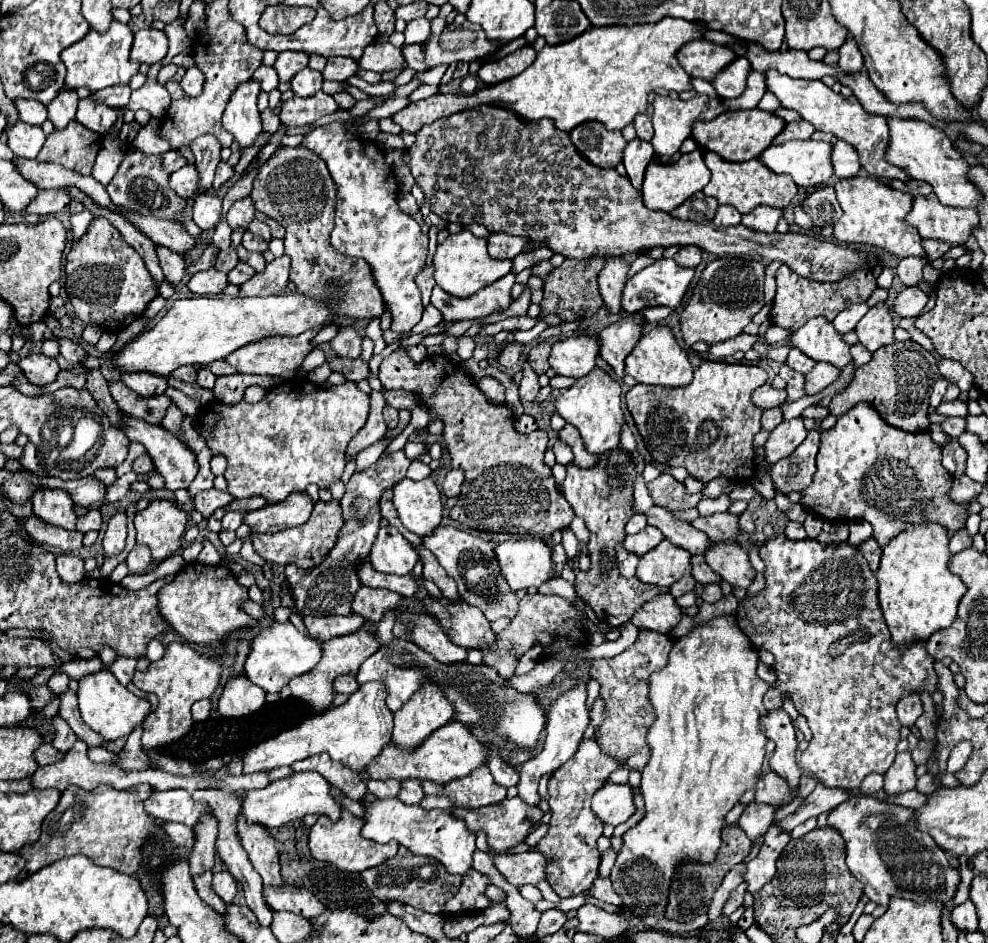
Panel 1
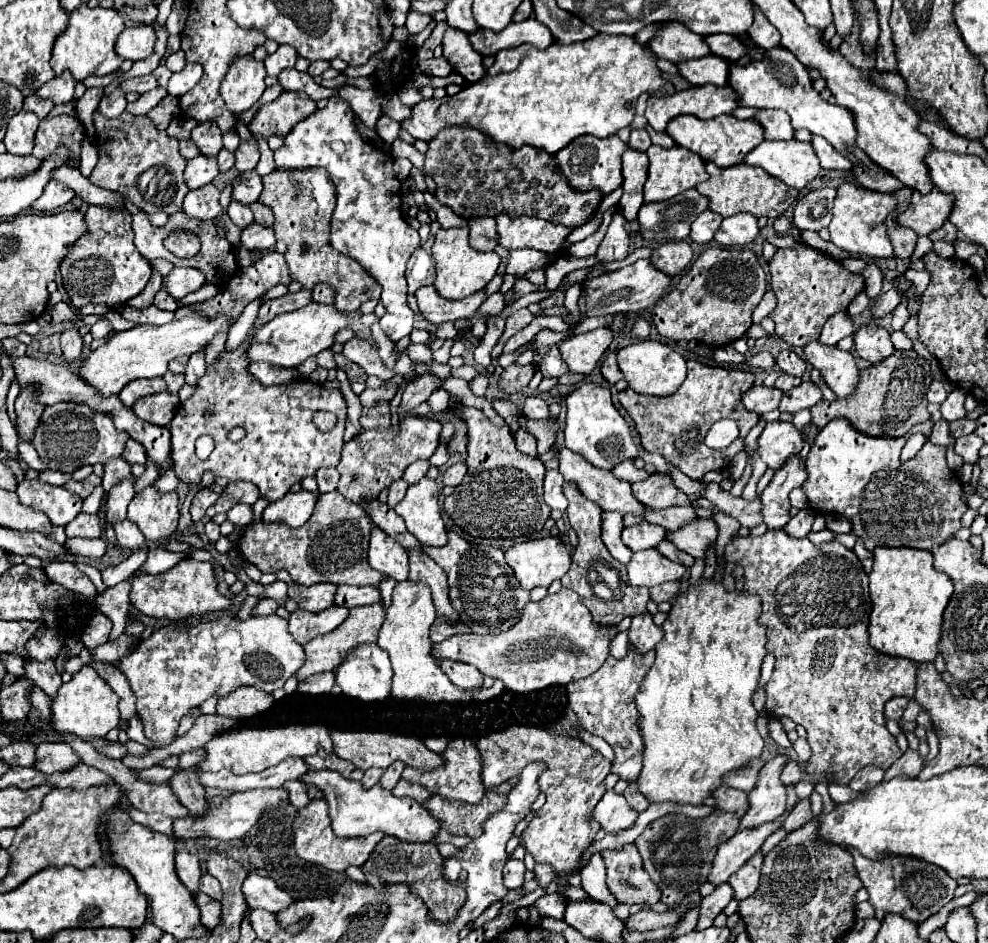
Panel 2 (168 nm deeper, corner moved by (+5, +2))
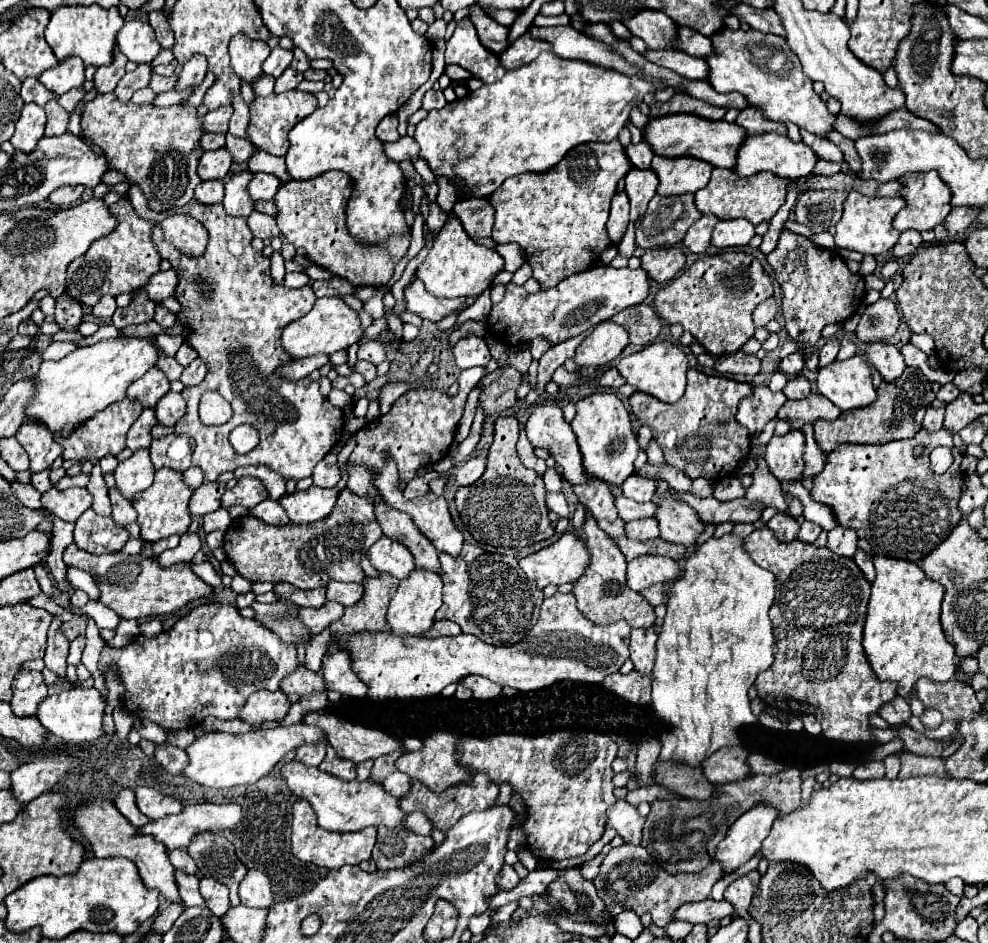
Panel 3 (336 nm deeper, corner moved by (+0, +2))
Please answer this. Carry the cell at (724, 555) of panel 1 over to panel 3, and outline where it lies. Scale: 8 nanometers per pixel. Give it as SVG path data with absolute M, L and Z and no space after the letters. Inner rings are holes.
M655 495L653 503L659 505L657 521L661 529L661 537L669 543L679 543L683 547L691 547L697 537L705 531L709 523L701 521L693 507L677 499L665 499Z

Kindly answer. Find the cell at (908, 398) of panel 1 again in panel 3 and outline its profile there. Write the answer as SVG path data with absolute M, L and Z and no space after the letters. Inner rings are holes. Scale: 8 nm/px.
M905 367L903 375L895 379L895 383L883 381L877 387L875 403L859 407L855 411L845 411L839 415L839 419L831 423L819 419L819 423L815 423L815 441L819 443L823 453L829 453L841 443L889 443L897 439L909 439L921 429L921 425L917 425L913 419L915 411L927 407L935 399L939 387L941 387L939 383L927 381L921 369Z

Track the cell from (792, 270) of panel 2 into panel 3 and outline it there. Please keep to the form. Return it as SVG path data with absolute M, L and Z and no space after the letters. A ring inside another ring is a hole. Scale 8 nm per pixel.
M781 231L779 243L773 253L767 255L769 265L775 271L775 279L783 289L783 319L785 331L795 343L817 345L821 329L829 323L843 323L857 313L863 303L865 283L861 275L853 275L847 263L837 251L815 247L807 237Z

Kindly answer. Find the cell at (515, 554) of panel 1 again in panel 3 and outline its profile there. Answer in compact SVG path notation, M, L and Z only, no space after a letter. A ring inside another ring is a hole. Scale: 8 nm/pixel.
M563 533L549 547L519 561L519 567L527 573L529 579L537 583L539 589L547 585L577 581L587 565L589 553L585 549L585 543L573 533Z

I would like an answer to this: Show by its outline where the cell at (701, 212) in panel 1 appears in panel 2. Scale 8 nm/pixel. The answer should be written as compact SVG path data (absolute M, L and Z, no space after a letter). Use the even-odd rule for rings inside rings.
M688 189L660 203L644 203L638 211L638 233L646 241L682 241L688 237L692 221L706 209L706 197L698 195L696 189Z

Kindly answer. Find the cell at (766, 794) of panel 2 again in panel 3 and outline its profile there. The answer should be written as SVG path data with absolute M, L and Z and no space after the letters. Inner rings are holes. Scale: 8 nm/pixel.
M753 807L743 813L727 831L727 837L717 845L715 859L723 863L725 873L735 871L749 861L769 835L779 811L773 807Z

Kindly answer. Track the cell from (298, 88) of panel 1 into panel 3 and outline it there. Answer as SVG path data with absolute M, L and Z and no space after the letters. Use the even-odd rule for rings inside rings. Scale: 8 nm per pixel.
M285 69L283 75L275 81L275 93L283 93L283 91L291 91L295 89L299 83L303 81L303 73L297 73L295 69Z

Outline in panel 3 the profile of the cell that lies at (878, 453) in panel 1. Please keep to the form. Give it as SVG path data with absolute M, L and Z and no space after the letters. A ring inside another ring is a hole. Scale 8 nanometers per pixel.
M921 429L915 439L903 439L903 441L891 441L883 445L857 445L857 443L843 443L839 451L831 451L827 455L827 465L825 469L813 477L813 489L811 495L815 501L825 503L833 509L837 521L841 527L853 529L859 537L867 539L873 555L883 555L883 557L895 557L895 559L911 559L911 561L921 561L925 555L929 555L947 535L959 525L963 519L963 513L957 509L957 501L961 495L961 487L965 481L965 475L961 471L961 459L963 455L959 449L953 445L953 433L947 429L939 431L927 431ZM913 445L925 445L925 453L921 457L913 455ZM945 445L953 451L955 457L955 473L951 467L943 473L937 475L929 469L929 451L933 447Z

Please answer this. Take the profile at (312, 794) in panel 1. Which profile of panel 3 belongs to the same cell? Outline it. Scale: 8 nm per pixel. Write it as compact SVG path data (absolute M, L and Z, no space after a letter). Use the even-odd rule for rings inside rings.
M199 803L199 805L187 805L179 815L167 815L163 819L157 819L139 831L153 835L157 841L161 841L169 851L173 849L187 849L191 845L191 839L203 831L223 831L223 829L235 829L241 823L241 807L237 803Z

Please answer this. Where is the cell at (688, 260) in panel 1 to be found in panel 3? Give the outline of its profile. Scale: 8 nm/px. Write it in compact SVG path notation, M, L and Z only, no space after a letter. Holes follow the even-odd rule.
M659 247L649 249L641 257L641 267L651 275L651 279L663 283L673 279L685 265L685 253L679 247Z

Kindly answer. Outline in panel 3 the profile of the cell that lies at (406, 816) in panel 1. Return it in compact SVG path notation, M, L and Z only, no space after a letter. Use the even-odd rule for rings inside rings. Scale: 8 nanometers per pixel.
M289 761L283 767L283 777L287 781L287 787L301 799L307 799L319 819L319 827L327 831L339 831L339 833L355 833L363 831L367 827L405 827L405 819L409 813L405 813L399 807L399 799L391 797L381 783L373 781L343 781L335 779L335 775L327 775L325 771L319 771L317 767L307 767L297 761Z

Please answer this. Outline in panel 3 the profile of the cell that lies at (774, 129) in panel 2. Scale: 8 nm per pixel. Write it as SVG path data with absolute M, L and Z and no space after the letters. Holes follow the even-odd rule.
M747 107L739 113L739 117L735 119L735 123L739 123L741 127L747 129L749 135L763 135L763 133L779 133L779 135L787 135L787 127L781 123L775 123L771 119L765 119L759 111L755 111L755 107Z

